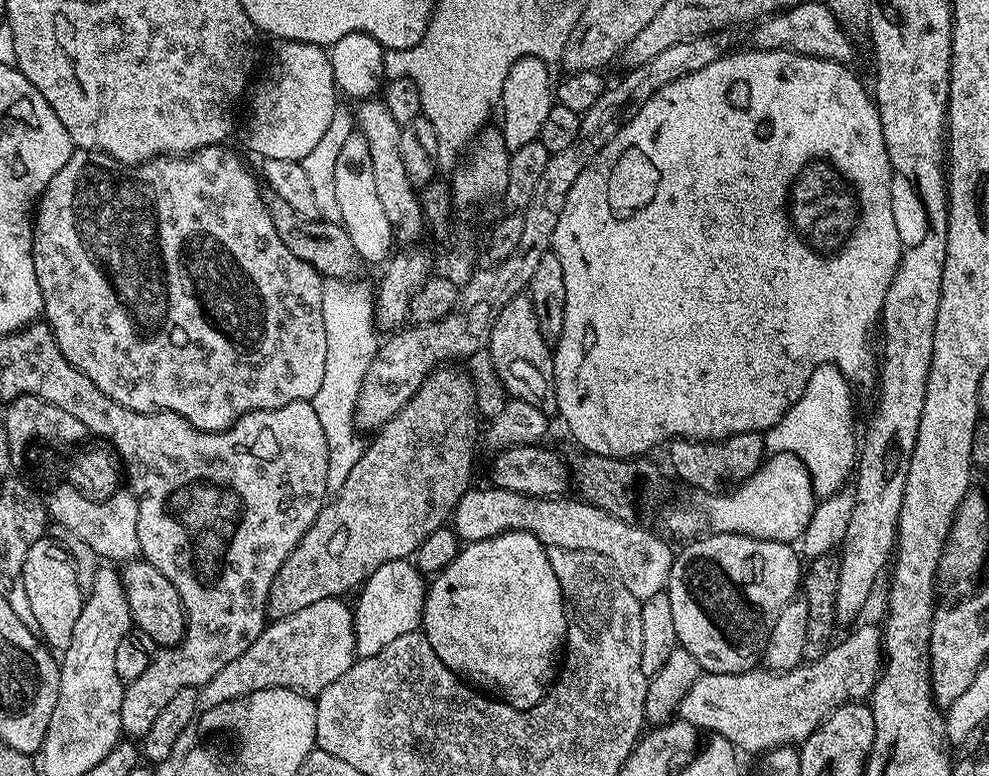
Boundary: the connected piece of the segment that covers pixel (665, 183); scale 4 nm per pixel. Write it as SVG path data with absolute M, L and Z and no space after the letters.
M751 50L752 52L729 51L728 55L718 58L718 62L710 62L710 66L698 70L694 74L686 74L686 78L678 78L678 82L670 82L662 86L630 118L628 123L594 154L594 158L578 174L574 186L570 186L570 194L566 194L566 206L562 206L562 215L558 218L558 226L554 229L552 251L558 262L562 262L562 278L566 278L566 322L562 326L562 338L554 346L554 378L556 379L556 406L558 416L564 419L568 432L580 443L579 447L586 452L599 456L618 456L621 458L640 458L643 452L651 450L655 444L663 445L673 438L686 440L726 440L729 436L737 436L743 432L767 433L798 402L802 390L806 390L806 382L810 382L810 374L819 364L836 364L840 371L847 374L853 381L872 380L878 376L877 369L872 368L872 356L868 353L868 335L873 324L879 321L884 311L886 290L890 290L890 282L900 265L902 243L900 232L896 229L896 212L892 209L892 180L894 173L890 154L886 150L886 138L882 138L882 122L878 118L876 101L864 89L864 84L851 72L848 64L840 64L837 60L823 60L817 56L803 56L797 52L778 50Z

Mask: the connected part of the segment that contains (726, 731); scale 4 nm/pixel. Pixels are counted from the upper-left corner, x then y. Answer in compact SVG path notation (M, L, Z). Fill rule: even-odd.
M879 627L860 628L852 632L844 641L833 643L831 648L822 654L822 658L810 660L792 668L788 672L771 670L753 670L738 674L714 674L704 672L686 690L678 709L679 719L690 722L697 730L709 728L708 732L726 738L741 753L758 752L765 754L774 748L799 746L804 743L814 730L831 714L835 708L843 704L864 702L871 697L872 687L880 676L882 667L882 632Z

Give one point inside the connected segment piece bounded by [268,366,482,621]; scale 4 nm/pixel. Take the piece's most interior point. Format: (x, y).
(404, 486)

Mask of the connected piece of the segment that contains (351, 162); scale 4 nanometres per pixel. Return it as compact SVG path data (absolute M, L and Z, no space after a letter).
M353 134L346 138L338 160L334 163L334 191L342 214L340 224L350 234L350 242L354 242L354 250L361 261L368 264L383 265L393 255L394 237L390 218L386 218L386 210L378 198L378 186L374 182L374 170L370 158L370 146L366 146L363 134Z

